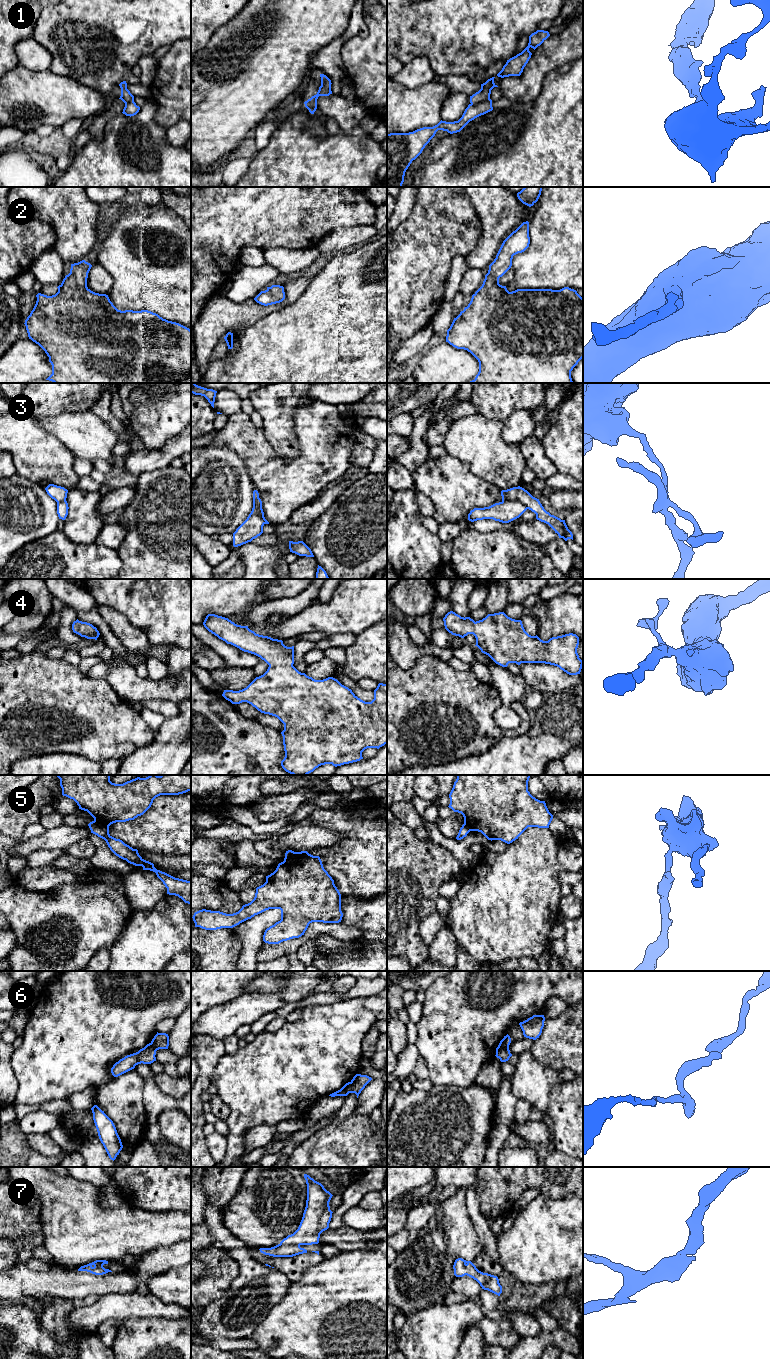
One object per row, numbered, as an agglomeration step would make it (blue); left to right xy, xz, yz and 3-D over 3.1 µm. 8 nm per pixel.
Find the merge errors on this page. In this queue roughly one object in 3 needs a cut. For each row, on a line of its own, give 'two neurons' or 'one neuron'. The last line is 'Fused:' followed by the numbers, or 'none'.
1: two neurons
2: one neuron
3: two neurons
4: one neuron
5: two neurons
6: two neurons
7: one neuron
Fused: 1, 3, 5, 6

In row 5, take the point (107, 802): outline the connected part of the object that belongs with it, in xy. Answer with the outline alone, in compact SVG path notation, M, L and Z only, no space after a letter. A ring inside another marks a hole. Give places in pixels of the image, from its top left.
M57 775L62 795L73 799L79 809L87 811L100 825L134 820L143 815L160 795L179 795L191 791L191 775L149 775L123 784L110 781L110 775Z

